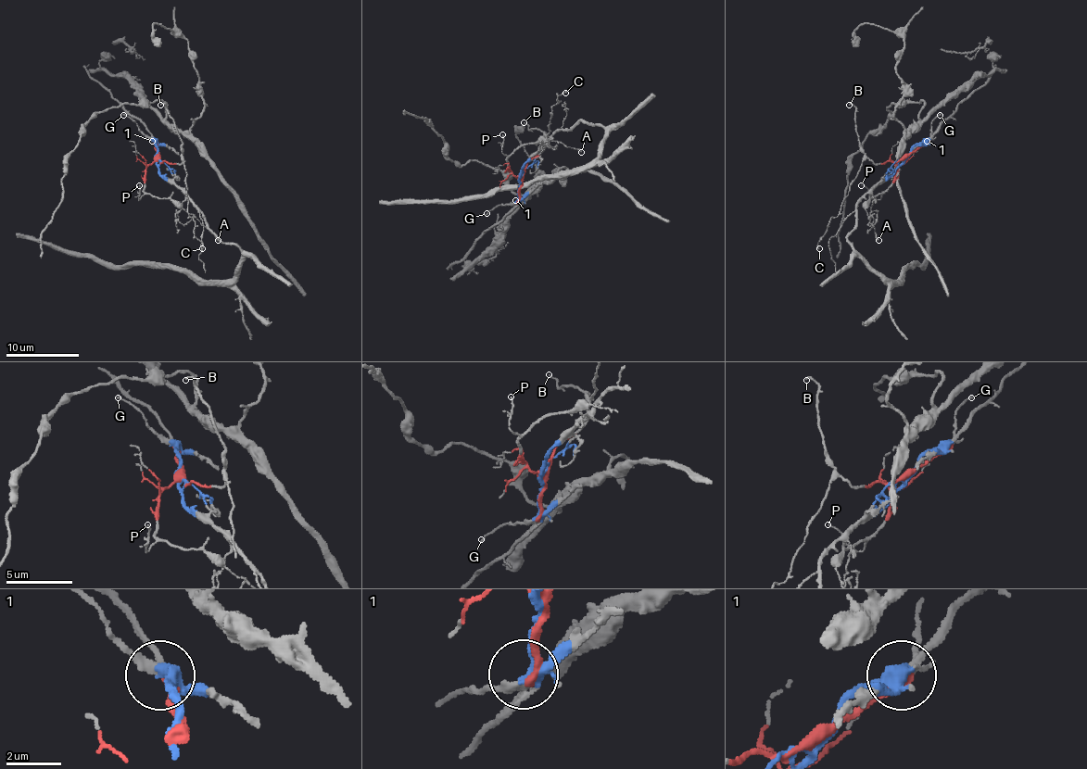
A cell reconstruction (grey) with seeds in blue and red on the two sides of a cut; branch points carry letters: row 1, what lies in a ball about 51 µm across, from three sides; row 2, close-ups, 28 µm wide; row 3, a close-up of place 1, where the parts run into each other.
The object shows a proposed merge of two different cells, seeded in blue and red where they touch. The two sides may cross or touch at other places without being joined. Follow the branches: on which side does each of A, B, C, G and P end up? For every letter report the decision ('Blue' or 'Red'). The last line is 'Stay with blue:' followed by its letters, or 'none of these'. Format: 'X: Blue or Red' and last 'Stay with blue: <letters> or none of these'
A: Red
B: Red
C: Red
G: Blue
P: Red
Stay with blue: G

